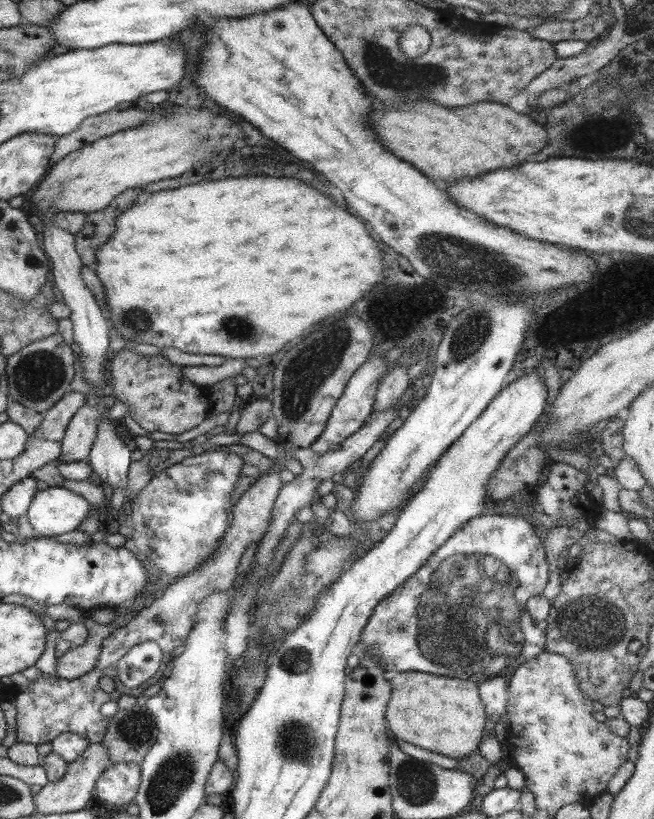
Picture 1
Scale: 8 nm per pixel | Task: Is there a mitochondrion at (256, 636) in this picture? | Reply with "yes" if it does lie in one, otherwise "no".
no

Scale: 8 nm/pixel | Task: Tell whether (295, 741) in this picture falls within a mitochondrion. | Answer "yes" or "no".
yes

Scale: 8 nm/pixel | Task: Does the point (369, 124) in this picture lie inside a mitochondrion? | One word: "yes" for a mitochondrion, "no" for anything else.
no

